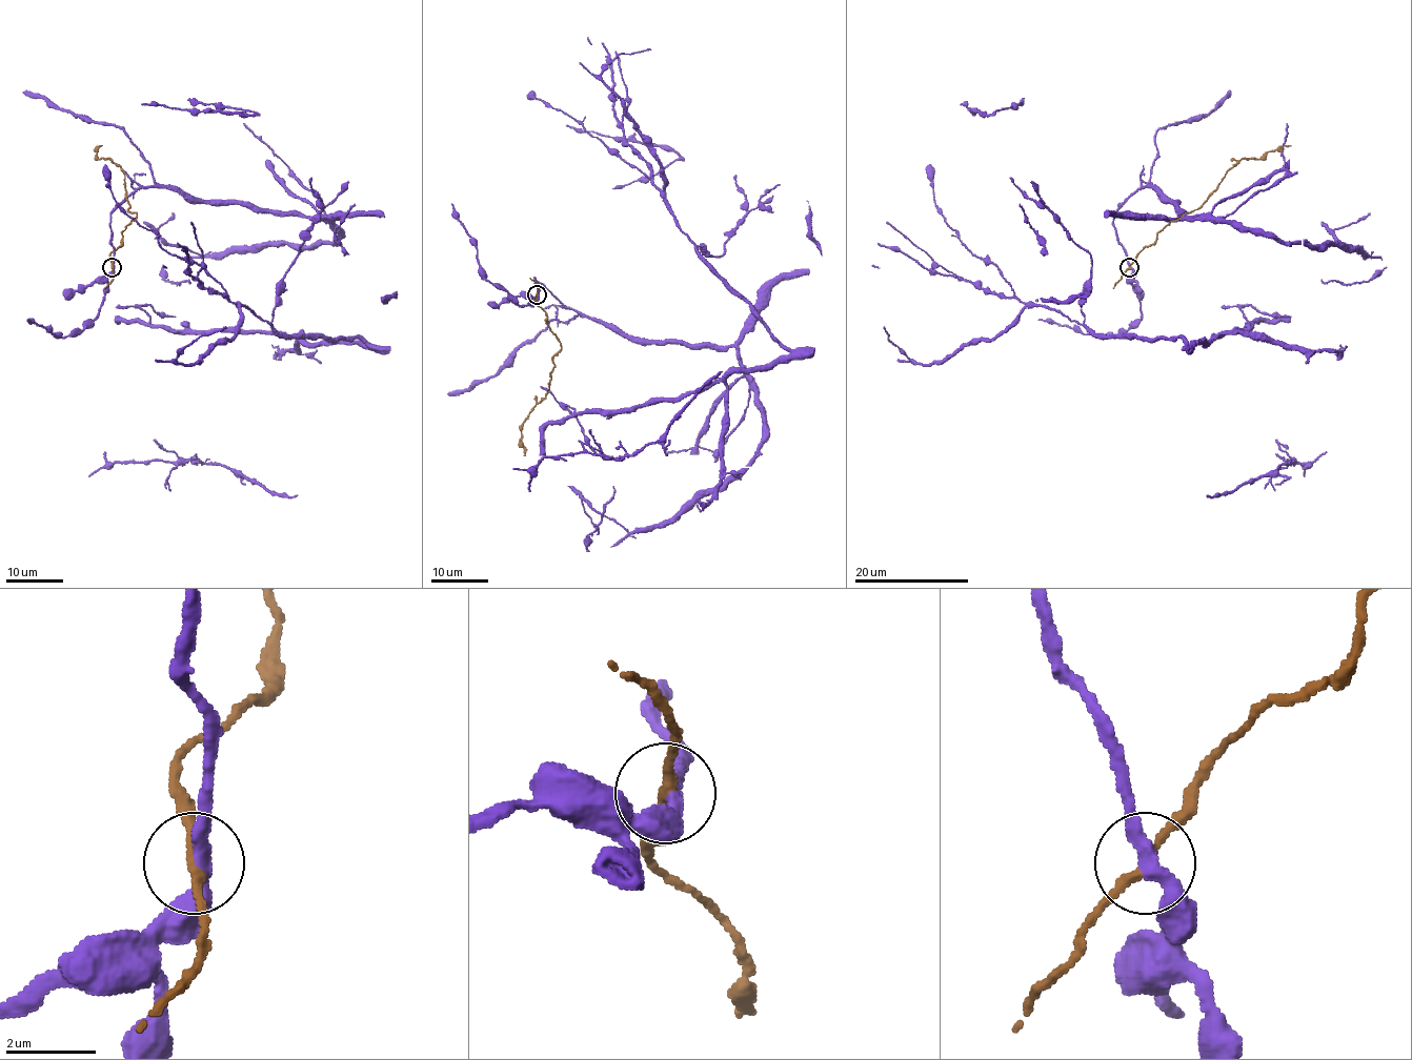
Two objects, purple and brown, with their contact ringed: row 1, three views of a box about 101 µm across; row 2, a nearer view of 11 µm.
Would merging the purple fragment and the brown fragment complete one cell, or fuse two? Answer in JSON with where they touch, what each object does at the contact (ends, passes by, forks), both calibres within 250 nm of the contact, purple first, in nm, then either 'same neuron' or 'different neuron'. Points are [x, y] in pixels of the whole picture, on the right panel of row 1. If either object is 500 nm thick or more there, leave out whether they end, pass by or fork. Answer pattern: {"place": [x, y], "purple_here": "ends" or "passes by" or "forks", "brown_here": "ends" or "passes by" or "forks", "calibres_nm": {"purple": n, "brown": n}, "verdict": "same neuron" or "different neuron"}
{"place": [1129, 267], "purple_here": "passes by", "brown_here": "passes by", "calibres_nm": {"purple": 320, "brown": 200}, "verdict": "different neuron"}

